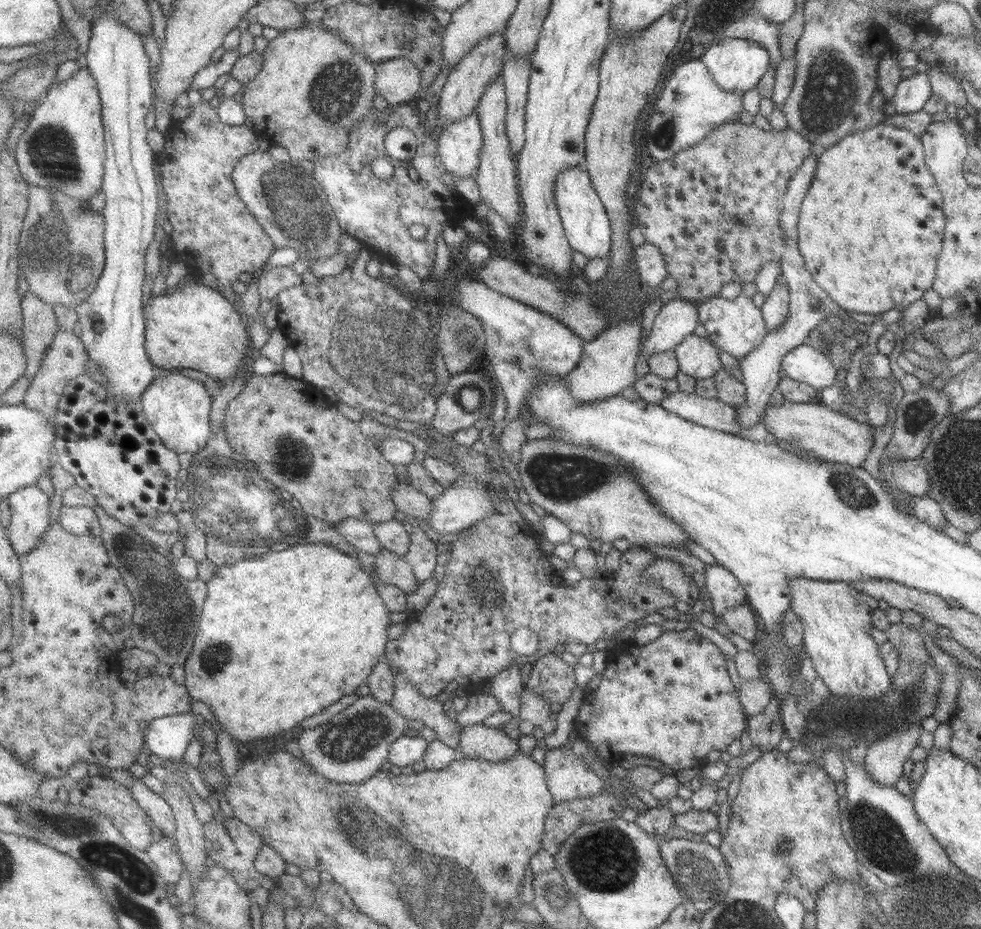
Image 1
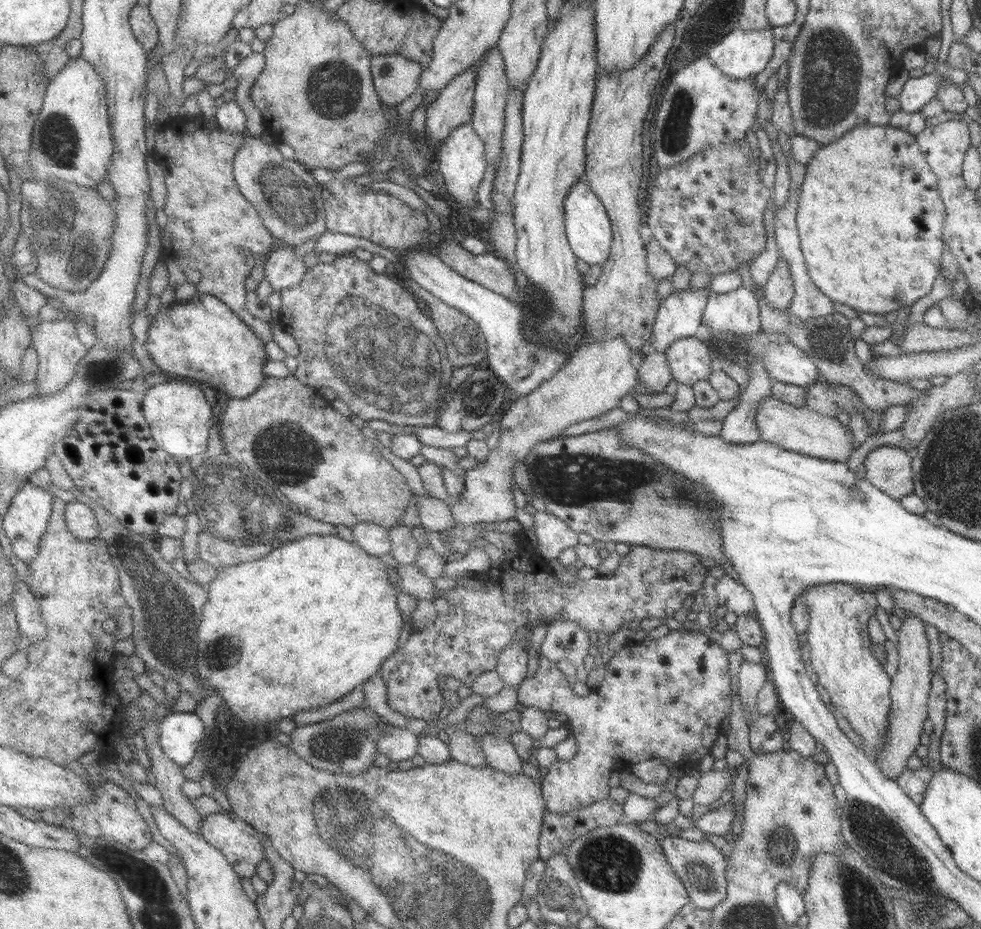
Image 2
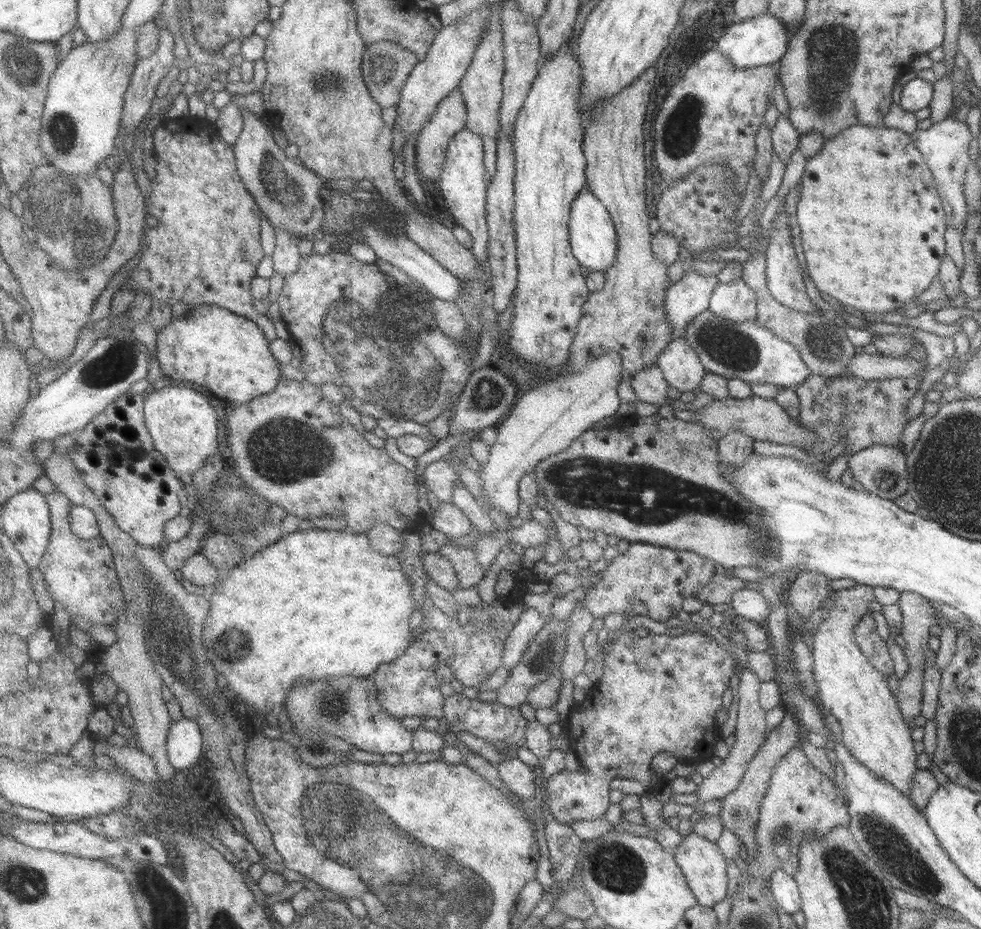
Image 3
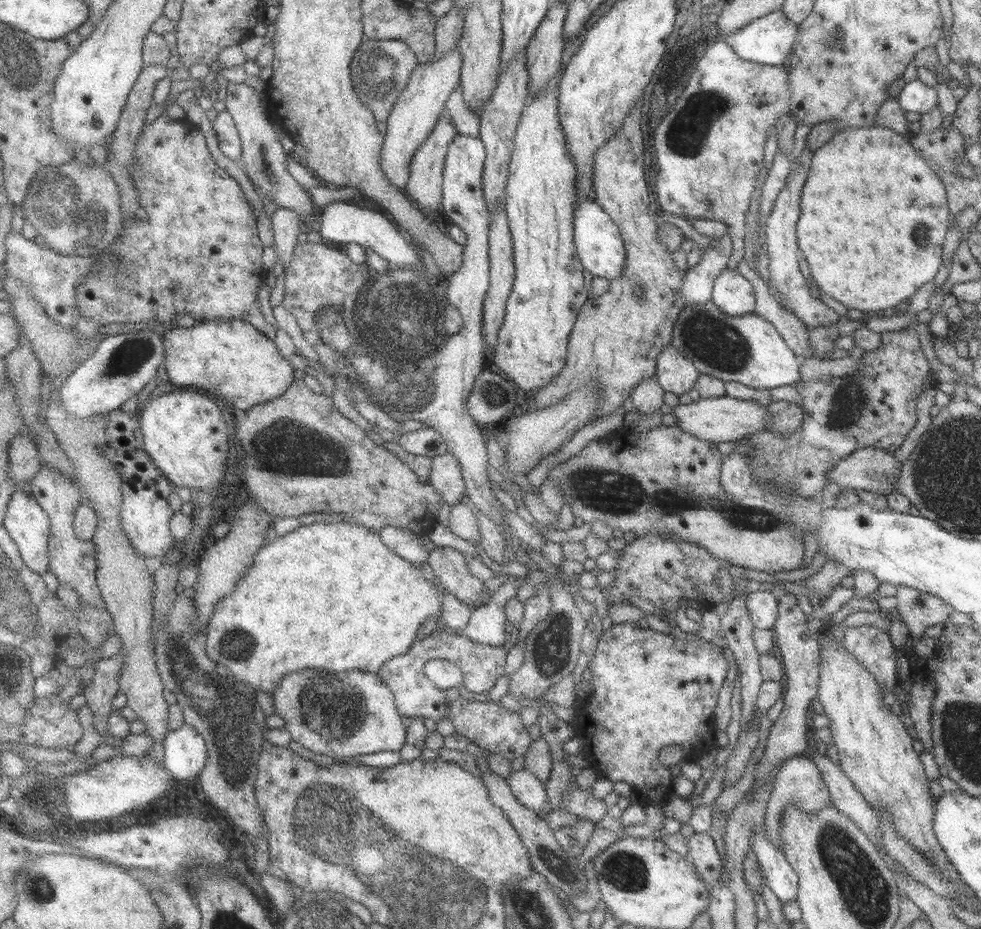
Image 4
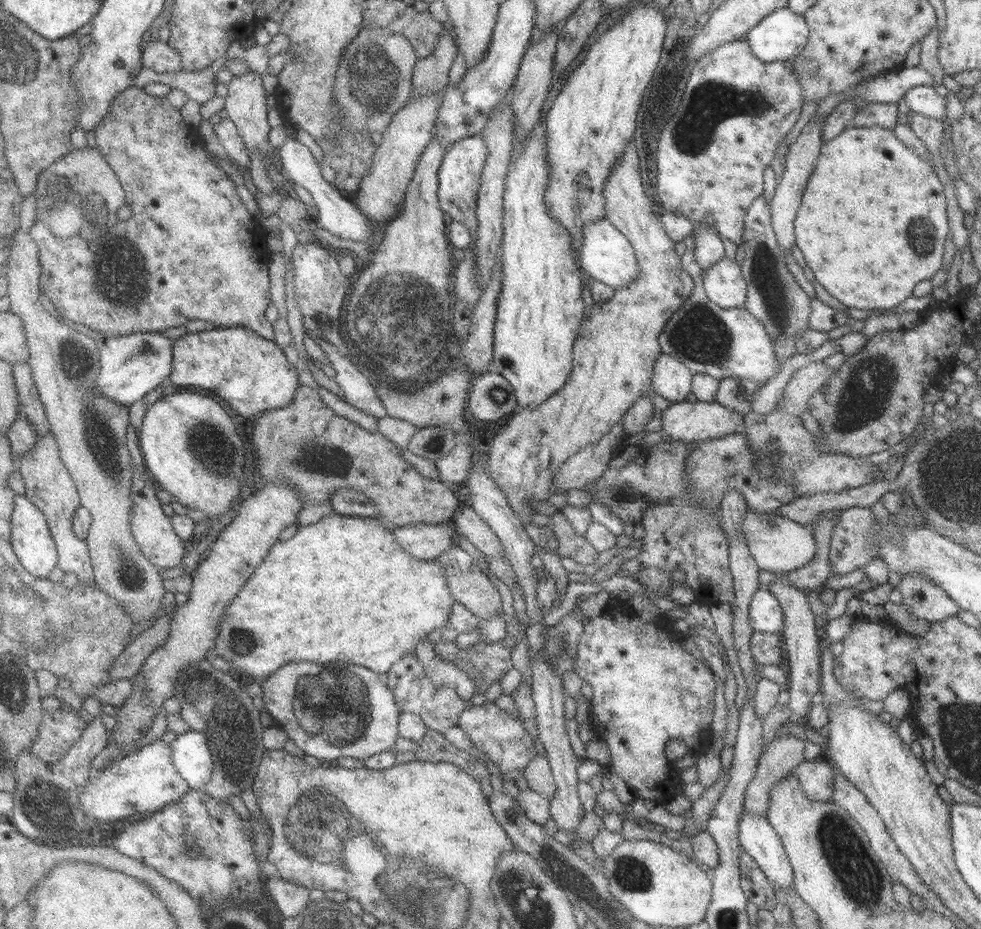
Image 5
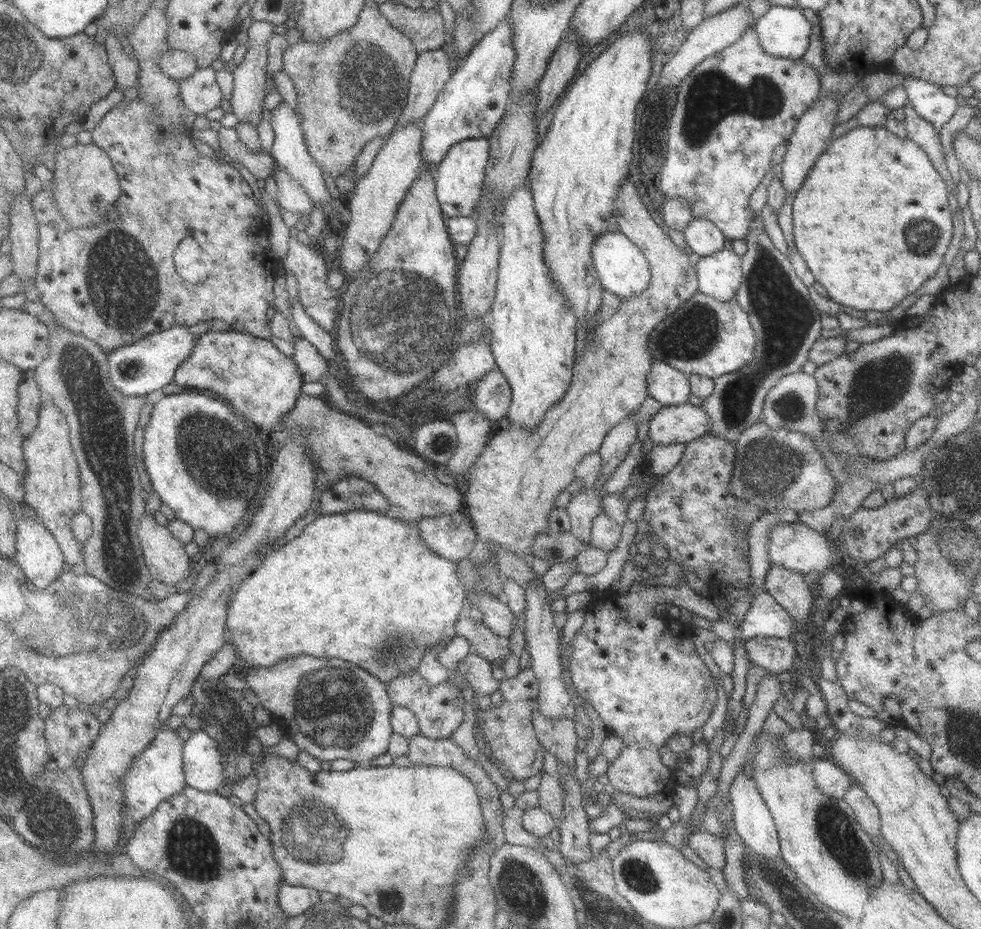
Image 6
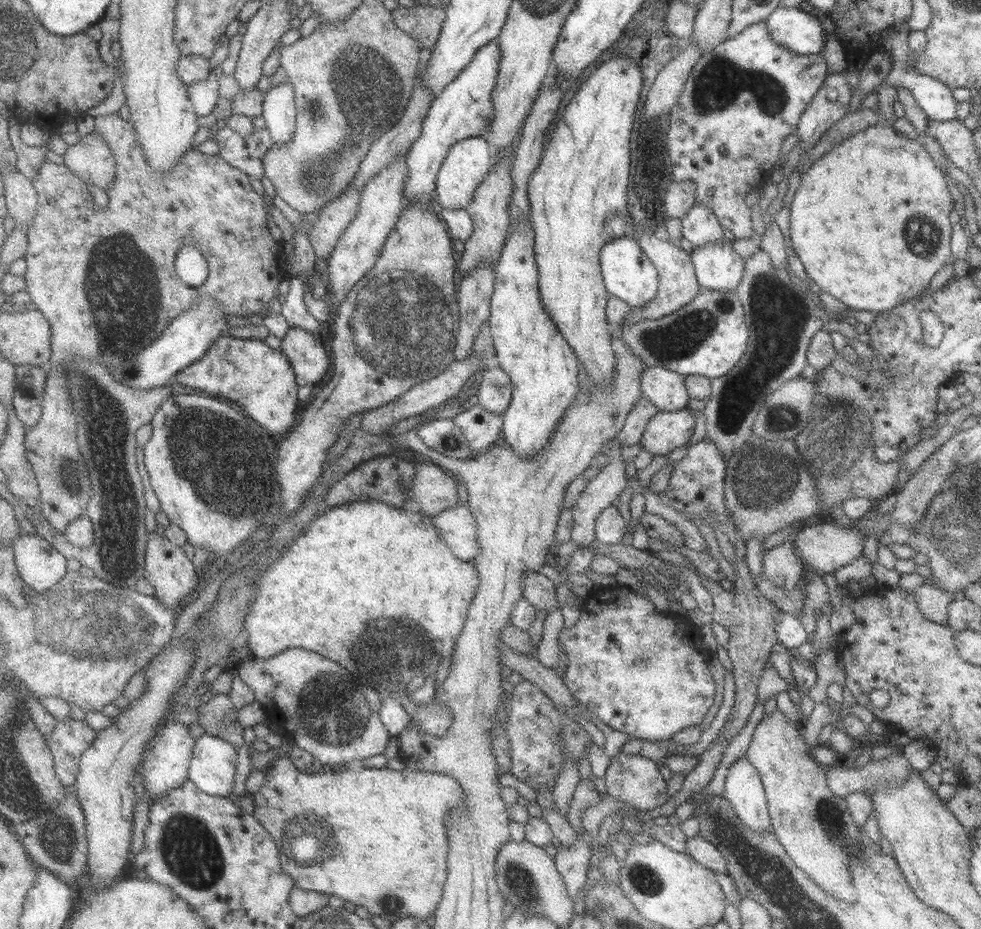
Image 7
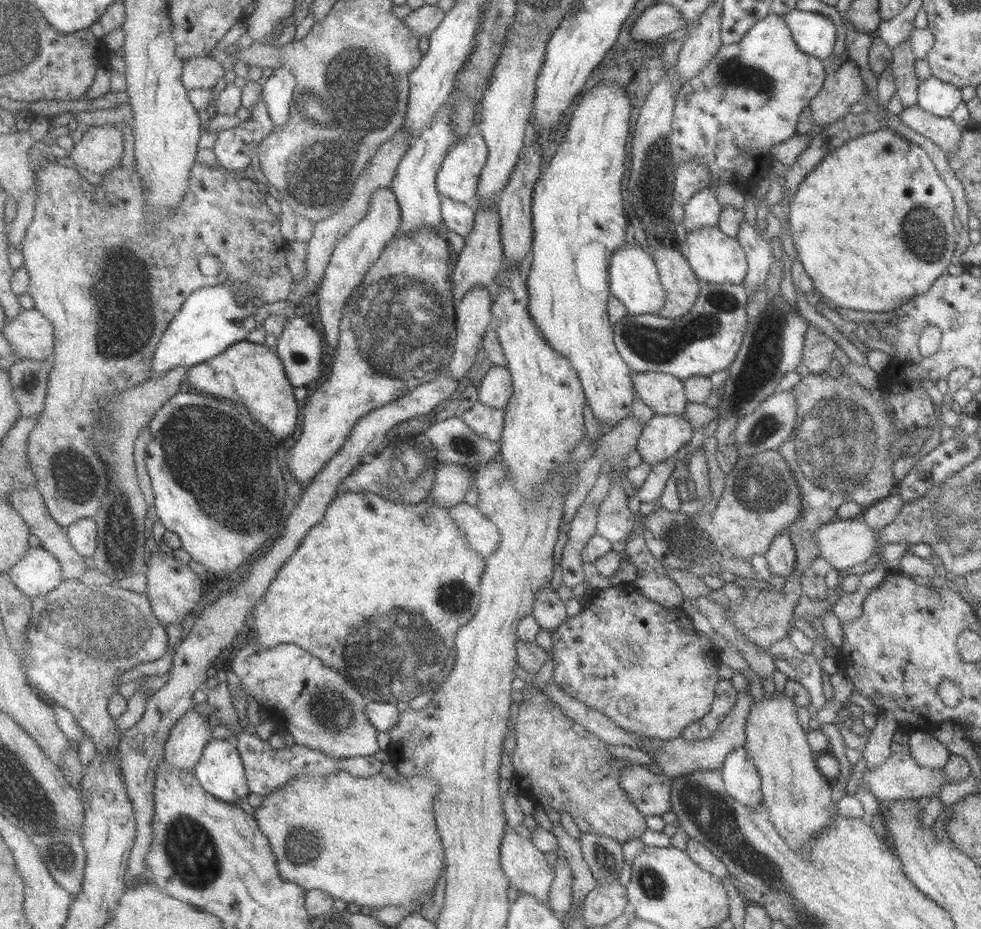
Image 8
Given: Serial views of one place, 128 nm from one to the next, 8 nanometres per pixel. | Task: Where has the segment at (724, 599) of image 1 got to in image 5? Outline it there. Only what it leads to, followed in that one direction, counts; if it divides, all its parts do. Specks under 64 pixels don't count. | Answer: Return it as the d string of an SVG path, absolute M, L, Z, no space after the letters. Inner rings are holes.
M765 587L760 588L749 608L752 630L764 633L780 633L785 627L784 613L779 601Z

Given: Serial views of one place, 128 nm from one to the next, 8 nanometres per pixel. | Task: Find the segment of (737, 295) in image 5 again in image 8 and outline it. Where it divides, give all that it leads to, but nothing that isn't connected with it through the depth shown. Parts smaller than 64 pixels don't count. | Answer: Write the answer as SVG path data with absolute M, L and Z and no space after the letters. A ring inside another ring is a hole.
M703 226L688 231L686 235L685 253L686 261L690 263L695 275L701 283L738 283L742 284L746 276L747 258L743 246L737 237L724 234L716 226Z

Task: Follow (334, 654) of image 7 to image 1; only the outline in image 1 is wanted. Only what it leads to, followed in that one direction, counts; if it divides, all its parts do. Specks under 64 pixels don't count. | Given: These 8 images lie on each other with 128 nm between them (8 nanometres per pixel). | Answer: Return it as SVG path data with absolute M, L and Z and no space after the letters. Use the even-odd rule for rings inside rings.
M332 543L297 544L280 552L259 555L254 559L240 561L233 565L223 565L209 582L209 596L200 623L202 634L198 634L198 642L193 656L186 664L187 687L194 699L211 706L218 722L232 738L252 742L258 739L267 740L276 735L284 736L300 722L310 716L324 712L334 706L342 698L350 694L358 694L360 688L369 684L375 668L386 659L391 646L390 628L392 628L392 612L384 602L378 590L376 575L371 569L362 566L360 559L354 558L347 546L334 546Z

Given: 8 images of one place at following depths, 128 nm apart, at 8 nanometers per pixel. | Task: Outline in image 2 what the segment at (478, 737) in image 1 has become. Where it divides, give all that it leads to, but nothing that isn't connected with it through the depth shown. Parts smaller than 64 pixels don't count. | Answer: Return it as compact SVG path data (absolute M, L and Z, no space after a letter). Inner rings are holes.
M487 734L480 741L484 747L491 766L496 770L505 772L506 774L521 774L524 772L525 759L520 756L520 752L516 750L516 746L510 742L510 739L496 737L494 734Z

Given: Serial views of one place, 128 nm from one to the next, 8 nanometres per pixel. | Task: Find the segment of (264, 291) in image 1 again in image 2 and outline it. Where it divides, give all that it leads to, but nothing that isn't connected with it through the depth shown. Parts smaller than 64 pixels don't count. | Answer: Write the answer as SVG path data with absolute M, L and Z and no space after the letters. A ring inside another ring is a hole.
M278 244L268 258L266 278L278 292L300 284L308 274L306 262L288 244Z

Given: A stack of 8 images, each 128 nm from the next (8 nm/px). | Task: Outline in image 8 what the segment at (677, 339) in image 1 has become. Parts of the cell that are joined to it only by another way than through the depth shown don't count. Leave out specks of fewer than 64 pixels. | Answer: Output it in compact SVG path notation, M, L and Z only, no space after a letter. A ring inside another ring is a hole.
M710 187L701 188L687 200L683 223L691 231L703 226L716 226L723 207L716 199L716 193Z

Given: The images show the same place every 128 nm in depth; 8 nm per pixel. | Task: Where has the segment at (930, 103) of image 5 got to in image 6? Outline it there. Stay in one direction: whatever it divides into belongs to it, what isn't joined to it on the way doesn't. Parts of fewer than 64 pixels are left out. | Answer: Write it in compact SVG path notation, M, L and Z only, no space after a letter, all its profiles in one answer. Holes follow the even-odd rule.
M910 77L903 82L903 87L916 113L930 122L938 132L946 126L958 108L956 97L945 94L940 85Z

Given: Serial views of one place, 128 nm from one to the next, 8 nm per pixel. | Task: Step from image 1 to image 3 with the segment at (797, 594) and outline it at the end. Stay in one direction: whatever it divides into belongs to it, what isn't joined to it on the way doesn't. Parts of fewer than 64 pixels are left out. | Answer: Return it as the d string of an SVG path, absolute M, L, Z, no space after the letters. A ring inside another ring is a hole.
M857 583L848 590L830 590L828 597L822 601L820 610L827 611L824 621L817 629L811 629L814 634L813 642L813 678L817 683L818 704L826 706L831 715L838 720L842 730L839 735L842 738L842 745L847 748L849 754L860 764L863 764L877 778L889 782L896 790L904 796L911 796L913 778L919 769L916 760L918 754L914 751L914 740L911 738L912 728L902 716L897 698L892 695L888 679L881 672L870 664L864 656L860 647L853 639L853 630L864 614L871 612L870 605L875 601L874 590L870 586Z

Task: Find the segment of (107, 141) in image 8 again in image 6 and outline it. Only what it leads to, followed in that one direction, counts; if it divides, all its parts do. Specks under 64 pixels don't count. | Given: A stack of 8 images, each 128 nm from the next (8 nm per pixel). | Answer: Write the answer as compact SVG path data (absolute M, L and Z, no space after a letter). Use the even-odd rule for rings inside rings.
M97 142L89 145L78 143L60 150L56 156L56 171L52 185L56 188L56 198L64 210L74 208L76 218L70 218L76 226L101 225L108 220L108 214L117 210L117 200L122 196L122 184L110 154Z

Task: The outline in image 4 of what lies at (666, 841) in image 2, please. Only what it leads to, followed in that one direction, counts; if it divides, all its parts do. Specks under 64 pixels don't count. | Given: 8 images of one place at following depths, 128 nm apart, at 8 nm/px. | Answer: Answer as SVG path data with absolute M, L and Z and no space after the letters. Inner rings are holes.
M709 832L694 833L689 838L688 844L687 858L693 862L698 874L711 892L711 888L721 879L723 873L723 864L712 835Z

